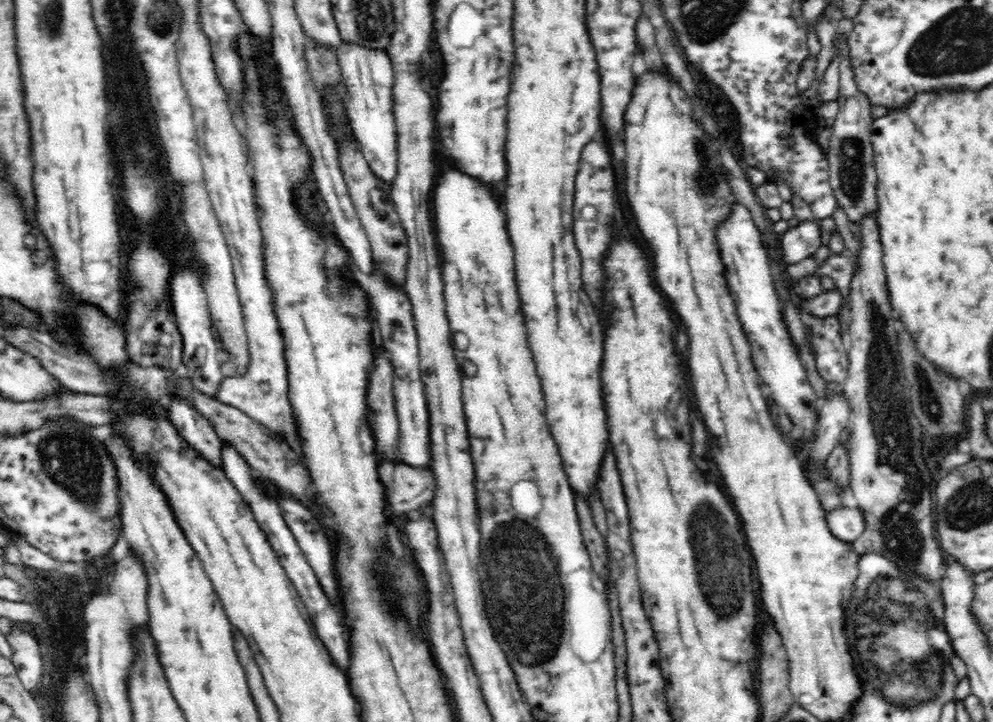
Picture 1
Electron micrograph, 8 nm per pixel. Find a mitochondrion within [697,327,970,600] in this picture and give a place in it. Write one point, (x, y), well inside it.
(902, 538)

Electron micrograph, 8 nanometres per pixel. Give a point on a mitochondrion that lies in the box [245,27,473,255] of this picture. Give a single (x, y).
(323, 67)

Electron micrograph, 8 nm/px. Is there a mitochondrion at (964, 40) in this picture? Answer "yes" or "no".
yes

